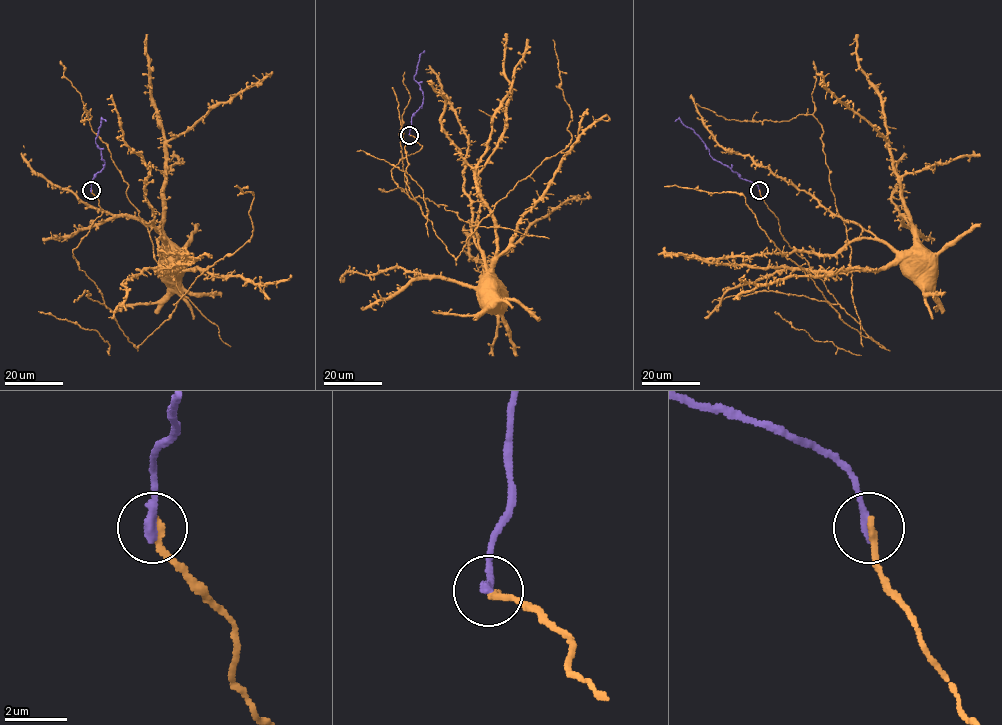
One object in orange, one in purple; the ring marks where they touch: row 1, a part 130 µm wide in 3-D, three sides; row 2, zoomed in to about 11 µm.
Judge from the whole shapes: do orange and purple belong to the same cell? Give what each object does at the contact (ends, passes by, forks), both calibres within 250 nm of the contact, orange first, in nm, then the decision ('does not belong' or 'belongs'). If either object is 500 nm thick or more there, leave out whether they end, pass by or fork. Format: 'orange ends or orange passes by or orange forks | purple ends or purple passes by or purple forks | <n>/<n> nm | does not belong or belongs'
orange ends | purple ends | 280/320 nm | belongs

